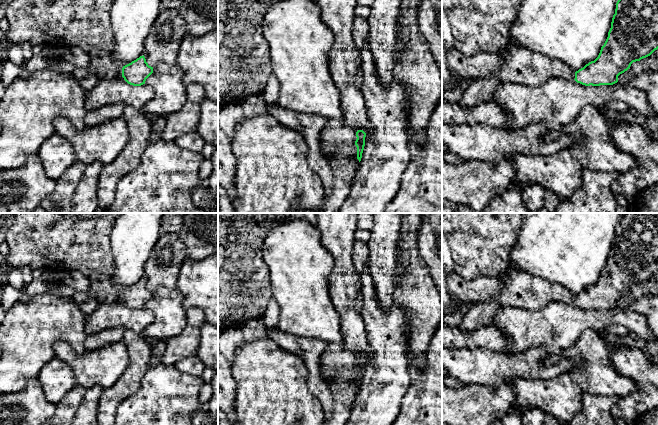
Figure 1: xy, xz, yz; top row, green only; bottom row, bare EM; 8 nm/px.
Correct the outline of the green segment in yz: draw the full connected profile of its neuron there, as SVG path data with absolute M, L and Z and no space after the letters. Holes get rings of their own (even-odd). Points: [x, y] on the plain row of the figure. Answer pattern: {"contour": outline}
{"contour": "M626 213L616 227L608 261L598 281L574 296L565 286L534 277L527 273L511 272L502 282L498 276L478 276L466 280L460 275L447 274L448 291L463 302L497 301L501 307L539 310L554 301L575 304L585 310L613 309L618 300L631 288L650 280L658 273L658 213Z"}

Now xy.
{"contour": "M144 279L122 292L122 301L128 308L133 310L141 310L145 308L146 303L152 297L153 291L148 289Z"}

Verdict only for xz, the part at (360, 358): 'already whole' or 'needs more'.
already whole

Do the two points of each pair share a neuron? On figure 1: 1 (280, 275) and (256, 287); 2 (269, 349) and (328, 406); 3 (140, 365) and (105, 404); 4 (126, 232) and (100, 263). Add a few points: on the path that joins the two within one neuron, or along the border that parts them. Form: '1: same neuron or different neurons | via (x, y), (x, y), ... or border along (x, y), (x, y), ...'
1: different neurons | border along (262, 258), (269, 272), (269, 286), (273, 297)
2: different neurons | border along (304, 363), (308, 372), (307, 388), (321, 406)
3: same neuron | via (133, 375), (115, 394)
4: different neurons | border along (112, 228), (110, 253), (113, 272), (110, 275)

